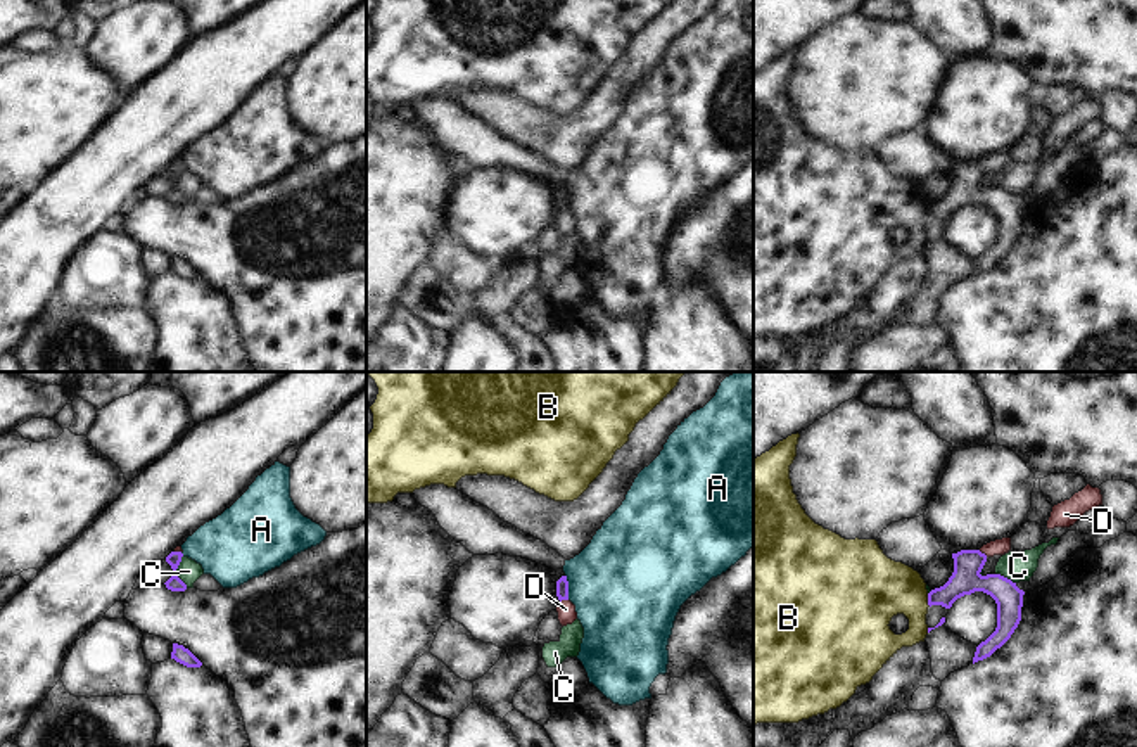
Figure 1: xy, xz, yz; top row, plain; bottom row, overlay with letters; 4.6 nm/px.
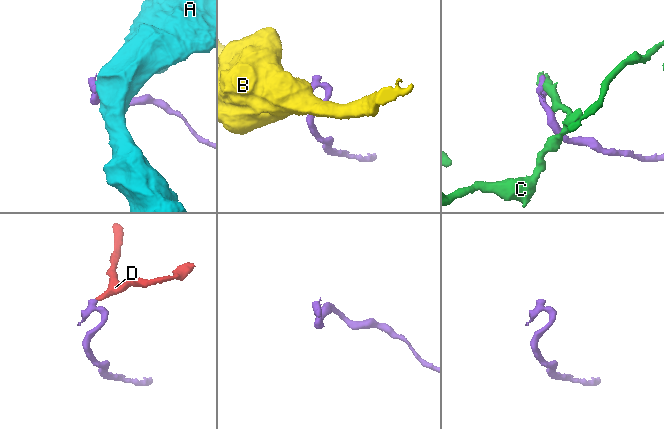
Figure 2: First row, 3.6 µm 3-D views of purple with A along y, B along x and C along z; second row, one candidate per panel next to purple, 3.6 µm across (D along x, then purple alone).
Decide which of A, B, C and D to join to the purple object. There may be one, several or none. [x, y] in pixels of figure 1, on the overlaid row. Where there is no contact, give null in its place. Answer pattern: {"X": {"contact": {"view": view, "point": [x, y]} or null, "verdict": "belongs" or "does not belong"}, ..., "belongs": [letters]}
{"A": {"contact": {"view": "xz", "point": [567, 587]}, "verdict": "does not belong"}, "B": {"contact": {"view": "yz", "point": [928, 600]}, "verdict": "does not belong"}, "C": {"contact": {"view": "xy", "point": [175, 571]}, "verdict": "does not belong"}, "D": {"contact": {"view": "xz", "point": [564, 599]}, "verdict": "belongs"}, "belongs": ["D"]}

